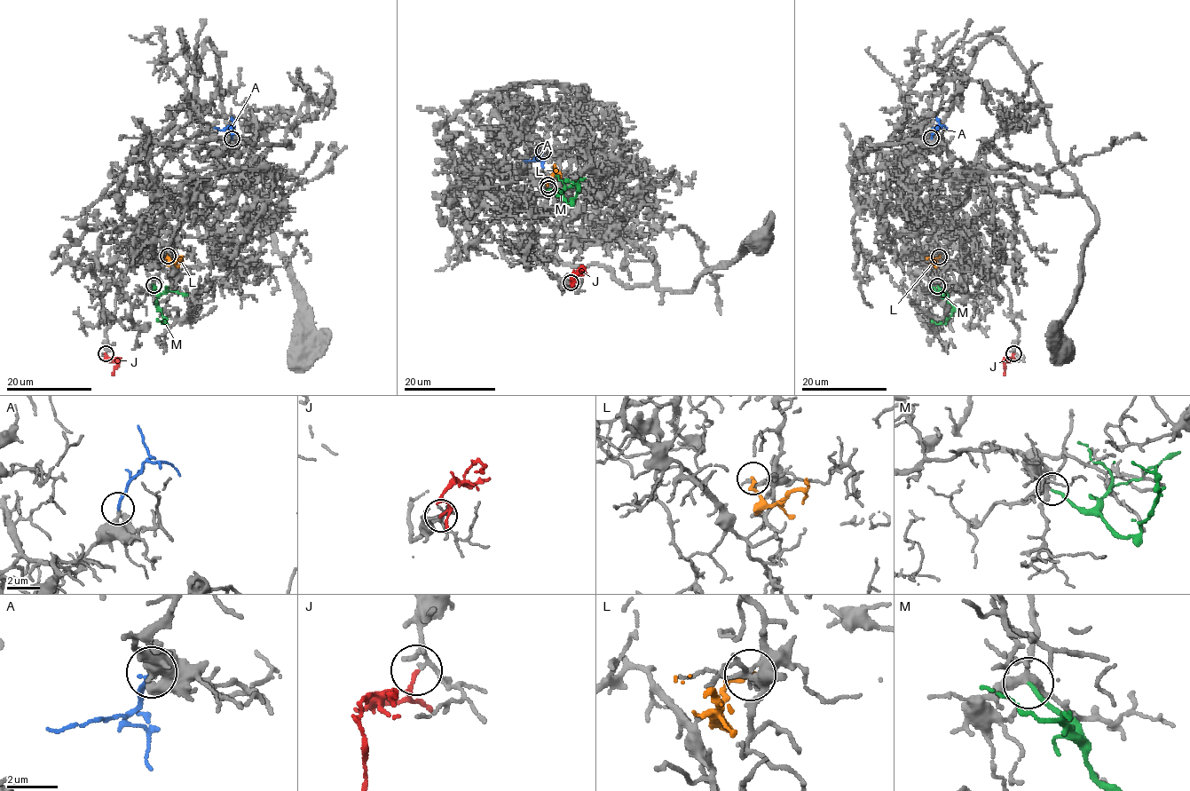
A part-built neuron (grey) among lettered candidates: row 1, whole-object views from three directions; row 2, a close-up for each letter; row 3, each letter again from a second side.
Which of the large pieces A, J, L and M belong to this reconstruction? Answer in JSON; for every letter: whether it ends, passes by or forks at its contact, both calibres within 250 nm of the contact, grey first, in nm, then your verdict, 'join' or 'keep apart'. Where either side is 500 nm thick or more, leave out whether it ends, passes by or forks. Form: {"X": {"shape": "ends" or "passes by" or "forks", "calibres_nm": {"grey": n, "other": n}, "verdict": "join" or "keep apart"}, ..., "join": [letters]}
{"A": {"shape": "ends", "calibres_nm": {"grey": 280, "other": 170}, "verdict": "join"}, "J": {"shape": "ends", "calibres_nm": {"grey": 150, "other": 160}, "verdict": "join"}, "L": {"shape": "ends", "calibres_nm": {"grey": 300, "other": 200}, "verdict": "keep apart"}, "M": {"shape": "ends", "calibres_nm": {"grey": 280, "other": 150}, "verdict": "keep apart"}, "join": ["A", "J"]}

